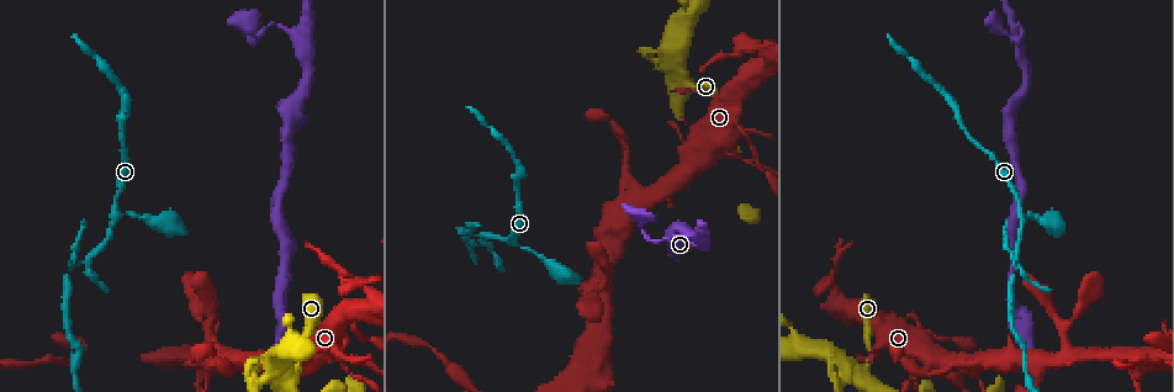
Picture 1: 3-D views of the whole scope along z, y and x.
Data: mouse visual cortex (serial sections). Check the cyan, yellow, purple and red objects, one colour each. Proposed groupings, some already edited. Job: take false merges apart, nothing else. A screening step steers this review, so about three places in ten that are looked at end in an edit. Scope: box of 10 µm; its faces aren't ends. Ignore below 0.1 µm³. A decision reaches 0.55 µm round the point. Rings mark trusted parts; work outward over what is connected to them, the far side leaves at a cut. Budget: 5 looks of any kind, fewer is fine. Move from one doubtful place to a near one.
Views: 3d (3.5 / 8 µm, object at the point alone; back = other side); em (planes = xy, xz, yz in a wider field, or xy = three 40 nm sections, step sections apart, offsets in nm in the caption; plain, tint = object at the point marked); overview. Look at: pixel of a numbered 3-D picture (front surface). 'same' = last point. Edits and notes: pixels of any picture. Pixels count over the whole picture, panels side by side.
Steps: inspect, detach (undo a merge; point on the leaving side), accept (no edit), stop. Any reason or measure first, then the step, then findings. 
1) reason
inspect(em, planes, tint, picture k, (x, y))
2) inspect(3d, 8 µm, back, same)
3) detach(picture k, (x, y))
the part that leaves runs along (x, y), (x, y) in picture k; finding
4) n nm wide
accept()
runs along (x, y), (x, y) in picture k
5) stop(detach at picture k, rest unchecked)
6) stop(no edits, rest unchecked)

abrupt turn
inspect(3d, 8 µm, picture 1, (346, 371))

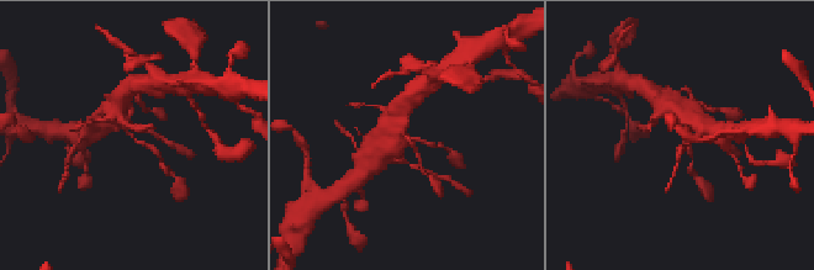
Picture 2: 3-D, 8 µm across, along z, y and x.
inspect(3d, 3.5 µm, back, same)

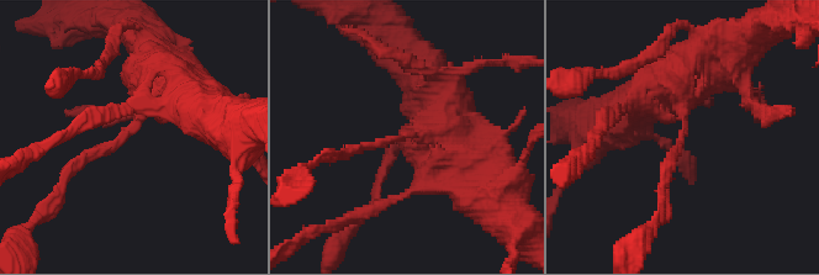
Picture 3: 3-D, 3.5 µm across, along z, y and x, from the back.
arms of 150, 500 nm; shape alone is not enough
inspect(em, planes, tint, picture 3, (402, 136))

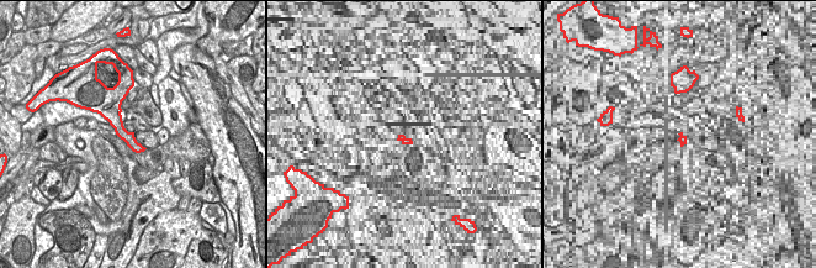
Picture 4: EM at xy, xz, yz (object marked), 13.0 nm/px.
accept()
one cell here

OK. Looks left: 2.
sharp bend
inspect(em, xy, step 1, tint, picture 1, (1018, 260))

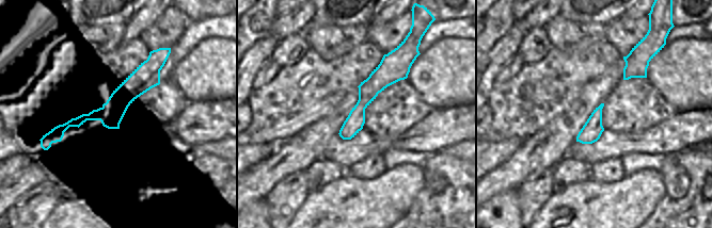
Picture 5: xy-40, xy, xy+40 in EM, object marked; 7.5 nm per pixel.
inspect(3d, 3.5 µm, same)

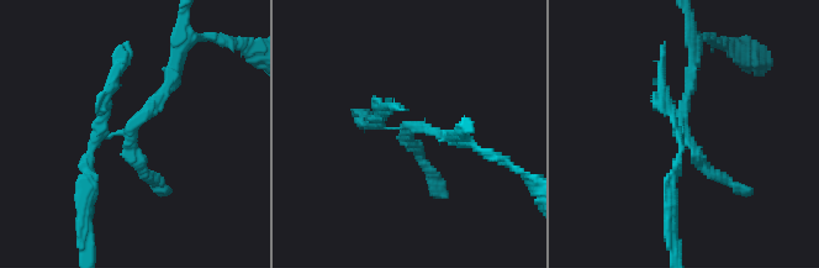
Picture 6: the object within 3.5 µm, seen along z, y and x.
detach(picture 6, (659, 101))
the part that leaves runs along (683, 135), (671, 177), (674, 234) in picture 6; two cells meet here

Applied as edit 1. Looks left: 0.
stop(detach at picture 6, rest unchecked)

